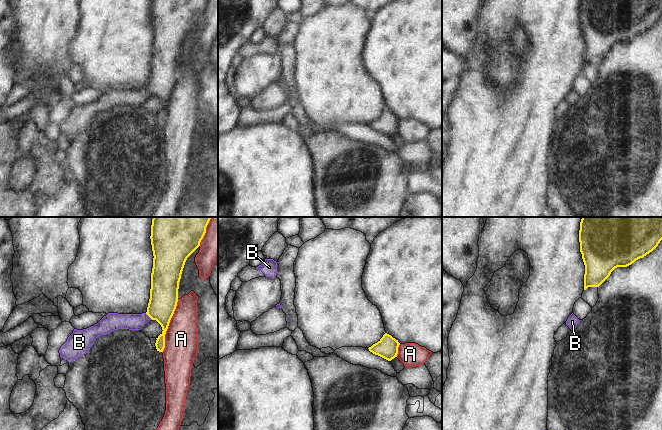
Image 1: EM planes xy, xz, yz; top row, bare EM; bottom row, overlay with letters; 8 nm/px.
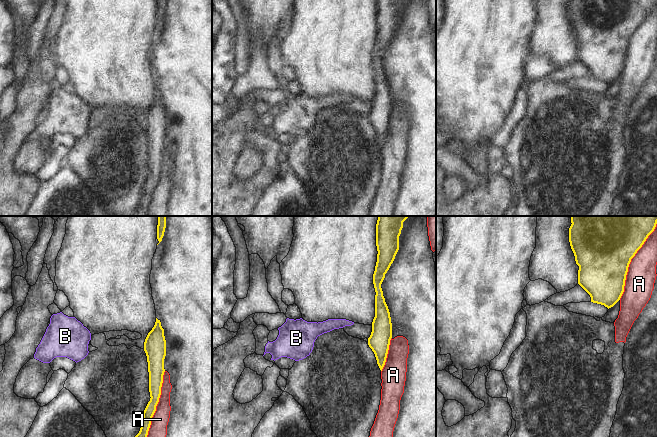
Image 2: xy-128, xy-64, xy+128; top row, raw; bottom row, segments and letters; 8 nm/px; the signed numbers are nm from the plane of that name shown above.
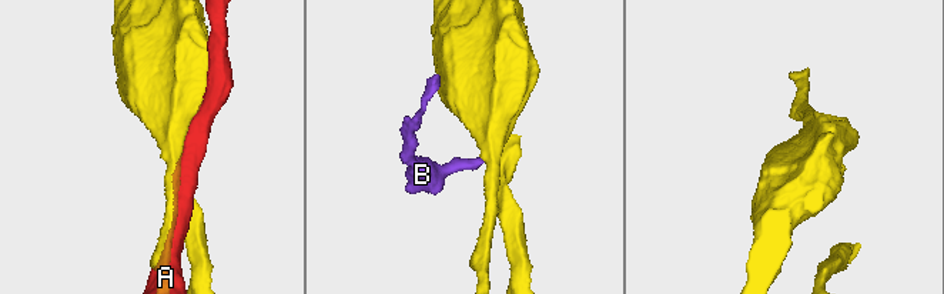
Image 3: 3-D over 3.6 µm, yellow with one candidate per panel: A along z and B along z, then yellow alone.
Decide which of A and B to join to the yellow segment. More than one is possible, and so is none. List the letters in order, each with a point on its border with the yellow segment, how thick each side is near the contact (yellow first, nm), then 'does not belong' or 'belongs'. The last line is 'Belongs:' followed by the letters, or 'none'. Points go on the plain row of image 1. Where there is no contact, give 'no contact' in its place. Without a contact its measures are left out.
A: xy (168, 101) | 220/280 nm | does not belong
B: xy (149, 92) | 220/130 nm | belongs
Belongs: B

